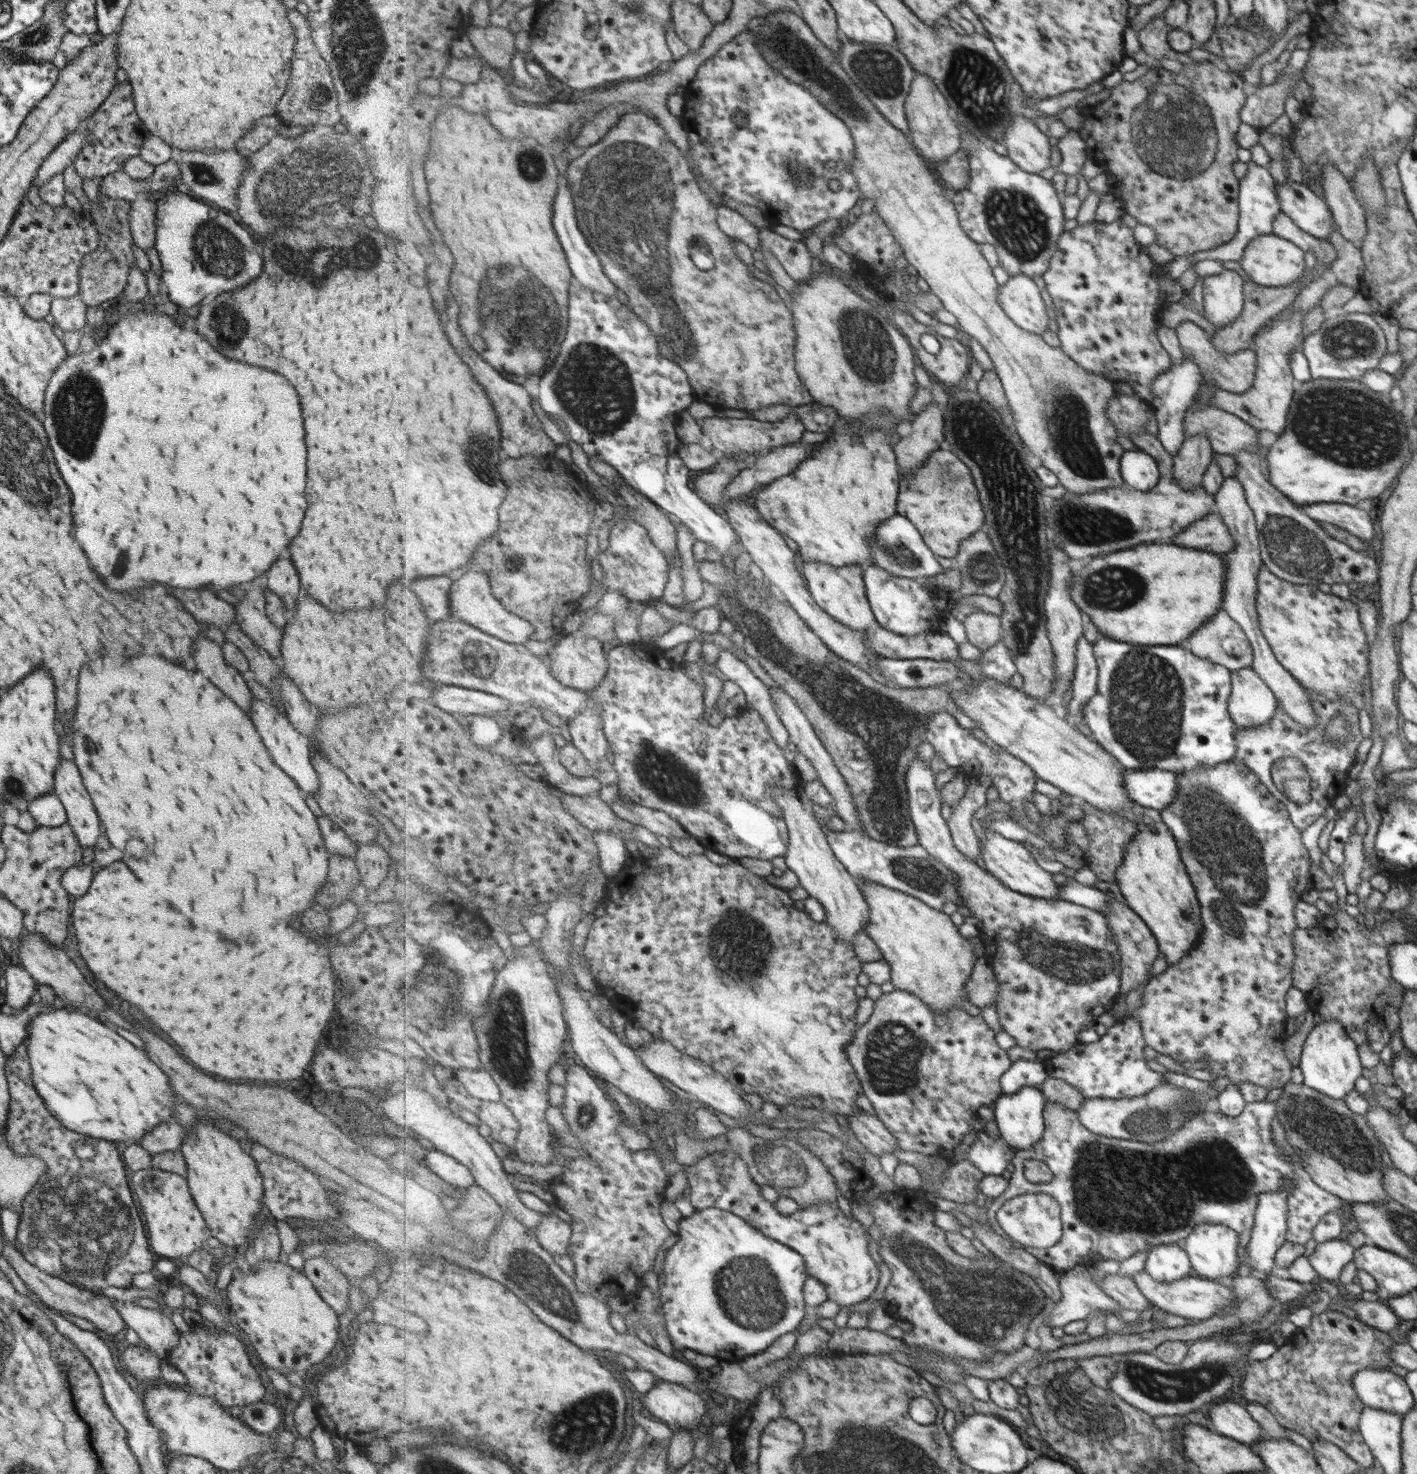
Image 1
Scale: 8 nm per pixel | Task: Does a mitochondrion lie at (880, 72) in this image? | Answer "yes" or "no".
yes

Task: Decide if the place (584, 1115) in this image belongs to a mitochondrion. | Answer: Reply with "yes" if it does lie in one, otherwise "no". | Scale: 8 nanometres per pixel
yes

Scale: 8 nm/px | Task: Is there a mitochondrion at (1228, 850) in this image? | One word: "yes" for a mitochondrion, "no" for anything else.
yes

